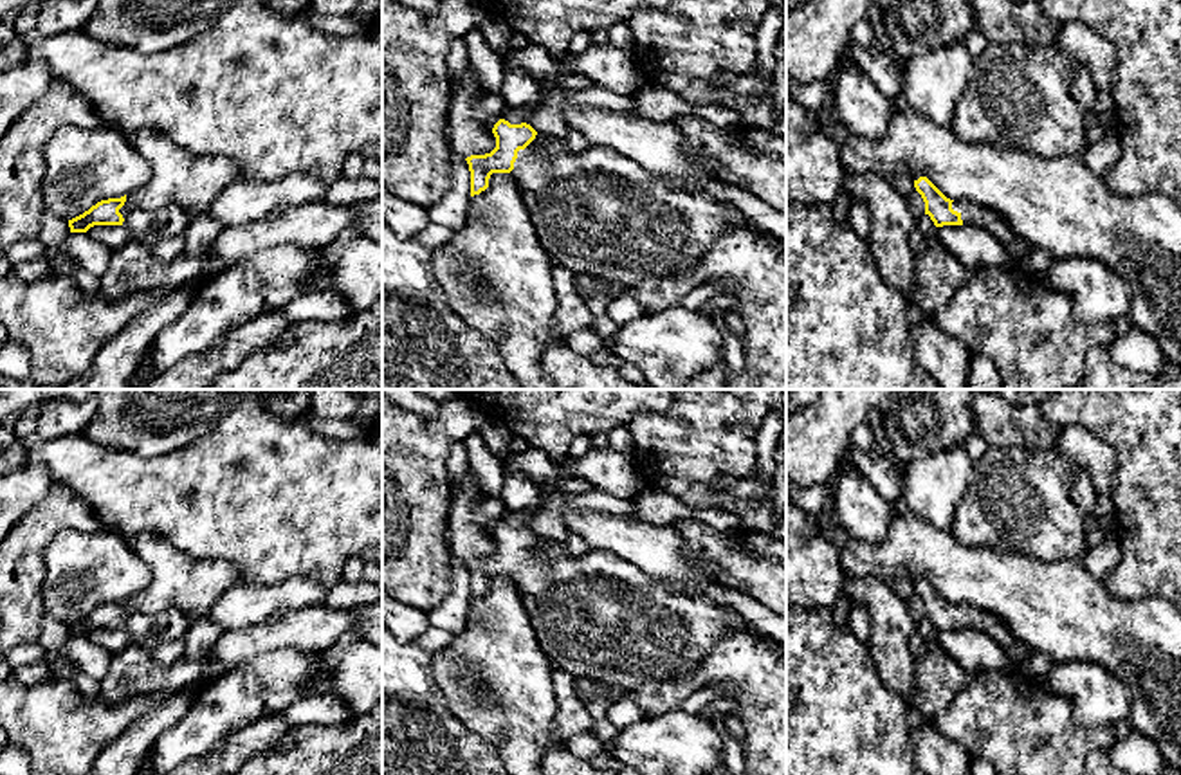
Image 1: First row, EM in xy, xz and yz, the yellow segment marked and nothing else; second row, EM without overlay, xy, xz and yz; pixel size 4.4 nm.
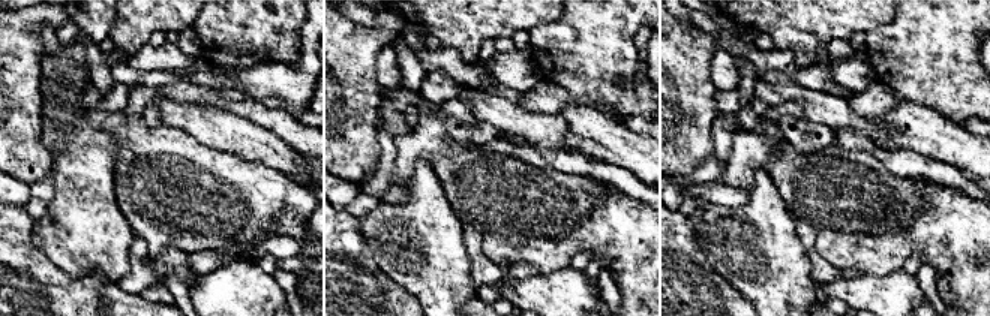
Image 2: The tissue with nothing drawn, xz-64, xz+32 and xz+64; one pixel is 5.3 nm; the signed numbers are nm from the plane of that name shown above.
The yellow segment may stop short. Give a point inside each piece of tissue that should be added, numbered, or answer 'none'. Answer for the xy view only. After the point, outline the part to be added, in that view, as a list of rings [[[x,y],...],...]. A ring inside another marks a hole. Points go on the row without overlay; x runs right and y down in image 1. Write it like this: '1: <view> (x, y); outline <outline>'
1: xy (177, 581); outline [[[151,533],[137,535],[132,546],[150,568],[151,579],[126,598],[119,613],[124,624],[132,615],[157,615],[169,607],[179,607],[191,620],[204,618],[229,588],[242,582],[236,566],[188,557]]]

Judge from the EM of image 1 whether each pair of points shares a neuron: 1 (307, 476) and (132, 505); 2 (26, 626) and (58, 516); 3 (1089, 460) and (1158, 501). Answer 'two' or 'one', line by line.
1: one
2: one
3: two

